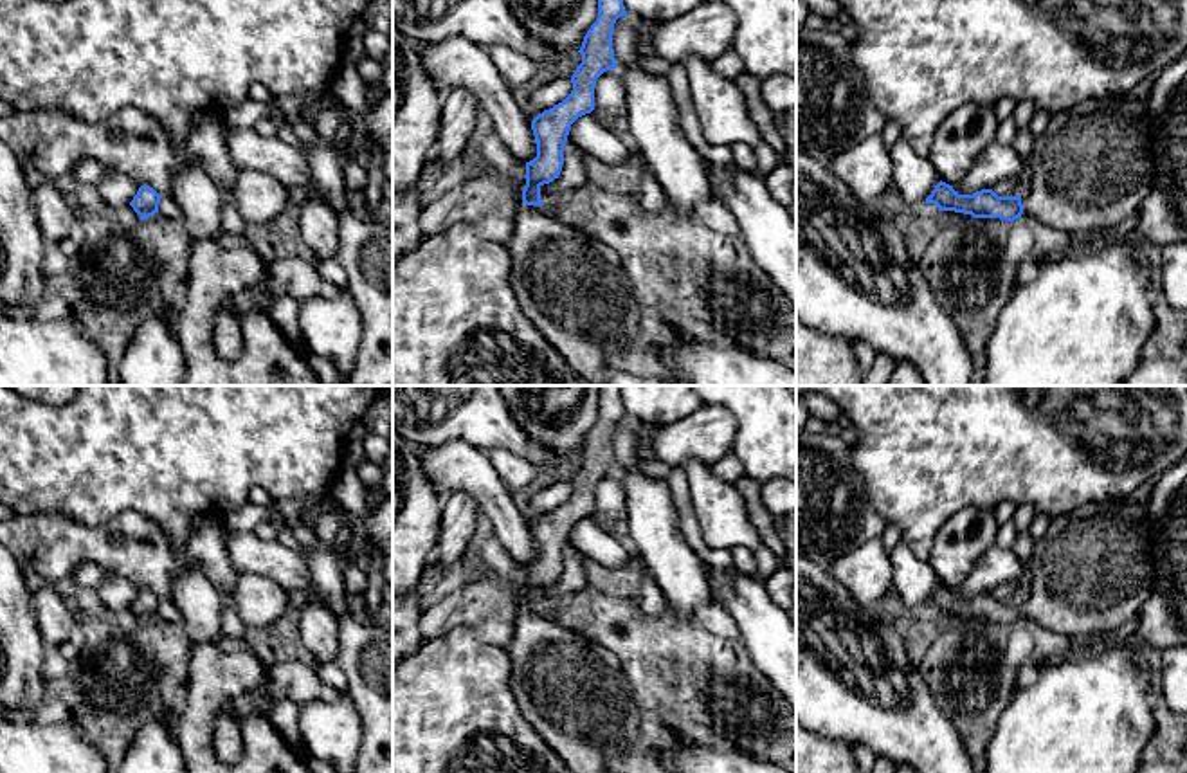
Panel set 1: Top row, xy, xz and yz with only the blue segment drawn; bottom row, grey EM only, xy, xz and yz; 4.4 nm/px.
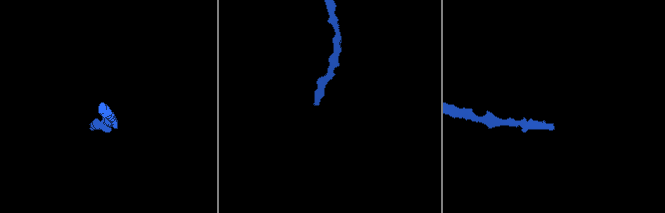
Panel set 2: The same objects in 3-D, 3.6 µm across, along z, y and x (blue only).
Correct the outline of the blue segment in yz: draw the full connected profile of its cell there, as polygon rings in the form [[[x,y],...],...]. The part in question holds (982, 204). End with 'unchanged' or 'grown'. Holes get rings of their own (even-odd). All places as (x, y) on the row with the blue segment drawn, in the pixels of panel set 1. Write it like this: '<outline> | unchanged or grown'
[[[1149,77],[1129,94],[1092,99],[1052,115],[1045,133],[1034,139],[1027,160],[1030,177],[1021,195],[998,196],[992,189],[958,195],[953,186],[940,180],[924,204],[935,204],[938,211],[1007,222],[1014,222],[1025,213],[1041,232],[1056,238],[1110,229],[1135,216],[1149,196],[1156,173],[1147,114],[1147,95],[1153,83],[1155,77]]] | grown

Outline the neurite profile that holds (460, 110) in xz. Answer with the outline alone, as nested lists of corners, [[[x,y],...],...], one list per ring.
[[[449,88],[441,106],[439,137],[434,148],[436,159],[449,164],[468,150],[479,112],[477,99],[467,88]]]

